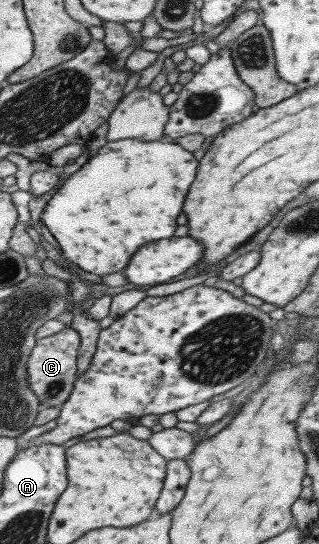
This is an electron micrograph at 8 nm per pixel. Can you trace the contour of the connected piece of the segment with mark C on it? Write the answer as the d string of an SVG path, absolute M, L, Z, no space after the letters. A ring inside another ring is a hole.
M69 326L51 336L37 339L35 344L25 362L28 389L37 397L40 408L60 406L72 391L76 379L79 335Z

